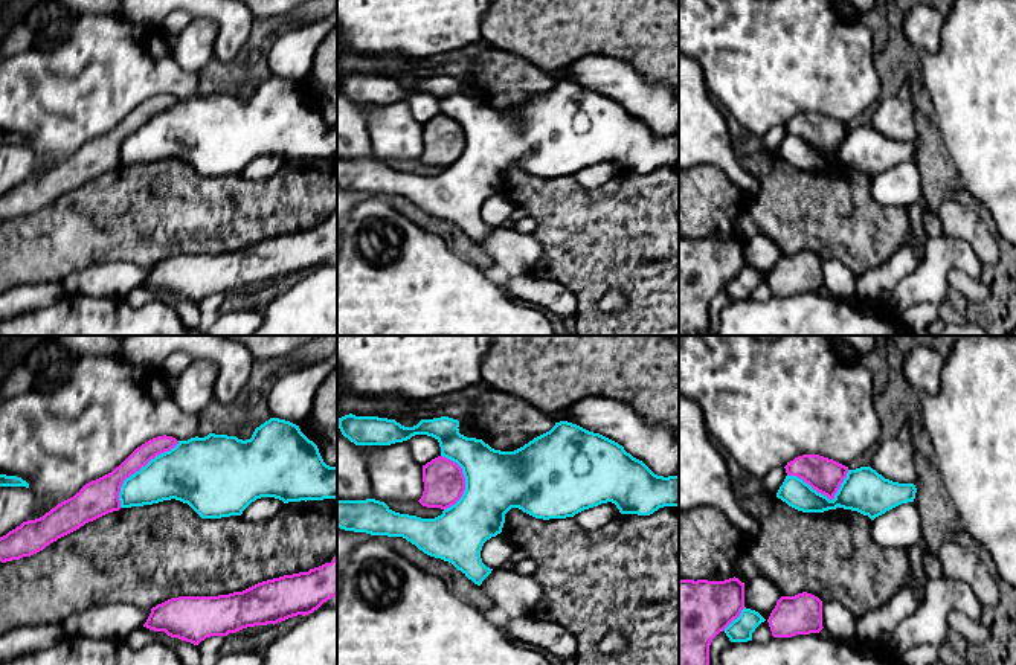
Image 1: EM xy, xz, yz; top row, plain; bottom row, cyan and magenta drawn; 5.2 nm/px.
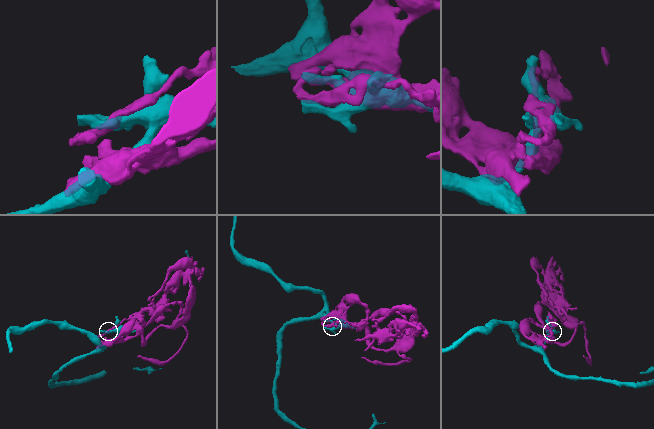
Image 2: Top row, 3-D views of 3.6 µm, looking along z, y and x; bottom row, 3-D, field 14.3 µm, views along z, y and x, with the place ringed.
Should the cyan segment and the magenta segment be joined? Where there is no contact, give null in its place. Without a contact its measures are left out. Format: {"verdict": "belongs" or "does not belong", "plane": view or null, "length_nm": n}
{"verdict": "does not belong", "plane": "xy", "length_nm": 480}

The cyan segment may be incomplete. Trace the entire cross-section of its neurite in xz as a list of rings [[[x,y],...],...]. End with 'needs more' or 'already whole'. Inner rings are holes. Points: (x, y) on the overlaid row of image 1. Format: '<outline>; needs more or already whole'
[[[349,413],[339,418],[342,435],[355,445],[391,445],[415,435],[435,438],[439,442],[441,456],[462,468],[465,491],[455,505],[435,519],[395,512],[375,499],[337,500],[337,526],[371,535],[403,537],[424,554],[452,563],[481,586],[493,570],[482,563],[482,546],[502,532],[505,514],[511,508],[549,520],[574,517],[607,502],[615,503],[621,514],[638,516],[650,516],[664,506],[679,506],[679,474],[658,476],[618,442],[577,424],[555,422],[549,432],[514,451],[494,450],[482,439],[461,435],[458,427],[459,421],[449,416],[421,419],[413,427],[378,416]]]; already whole

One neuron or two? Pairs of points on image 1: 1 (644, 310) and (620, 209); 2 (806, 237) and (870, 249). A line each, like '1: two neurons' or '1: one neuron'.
1: one neuron
2: one neuron

